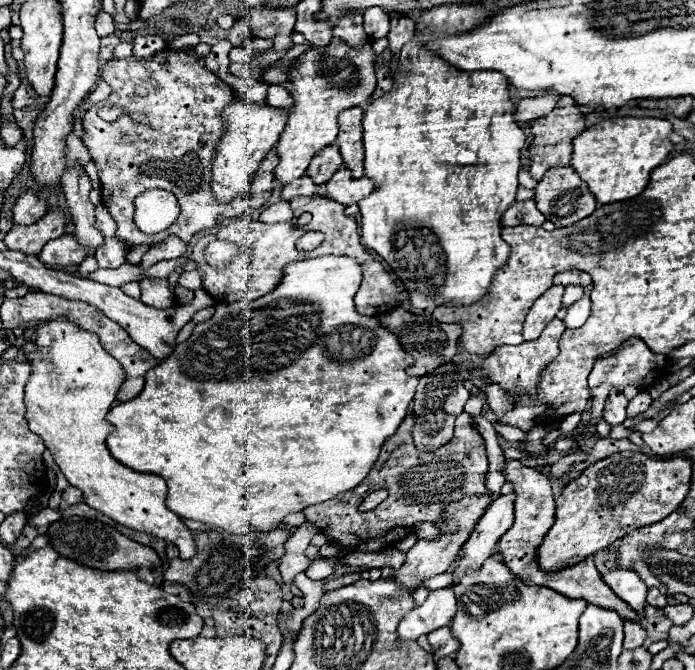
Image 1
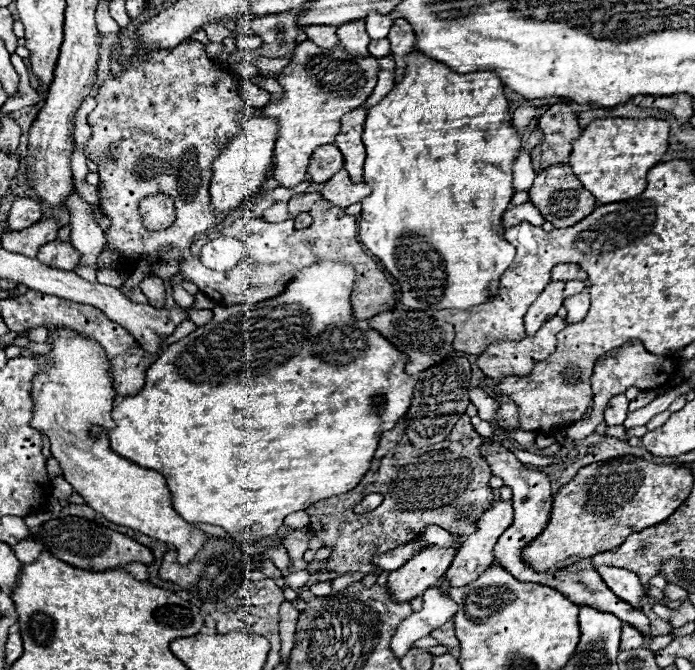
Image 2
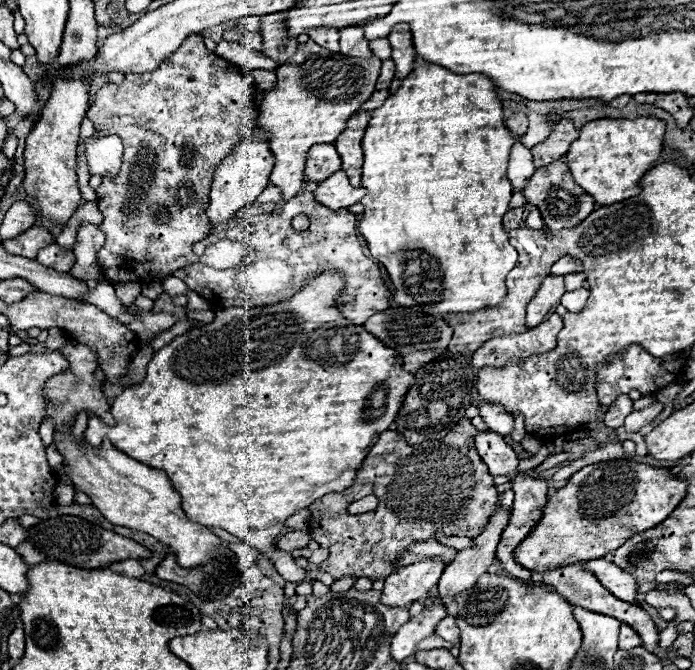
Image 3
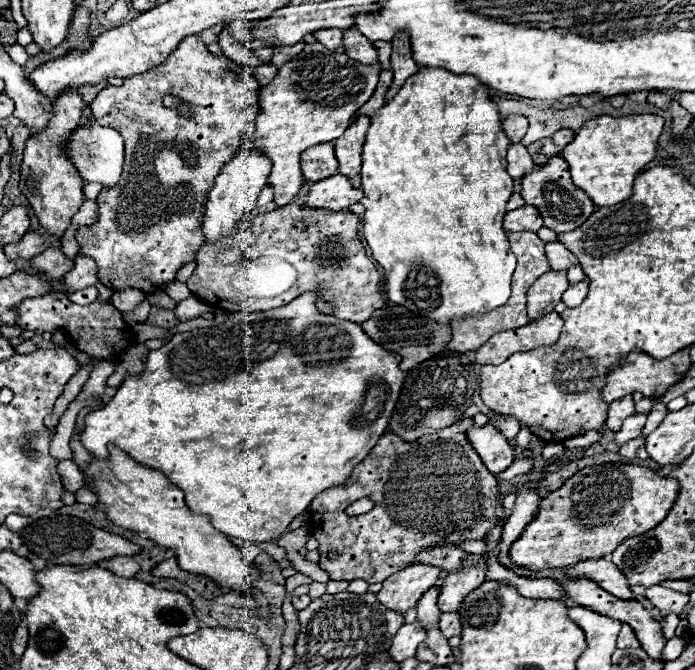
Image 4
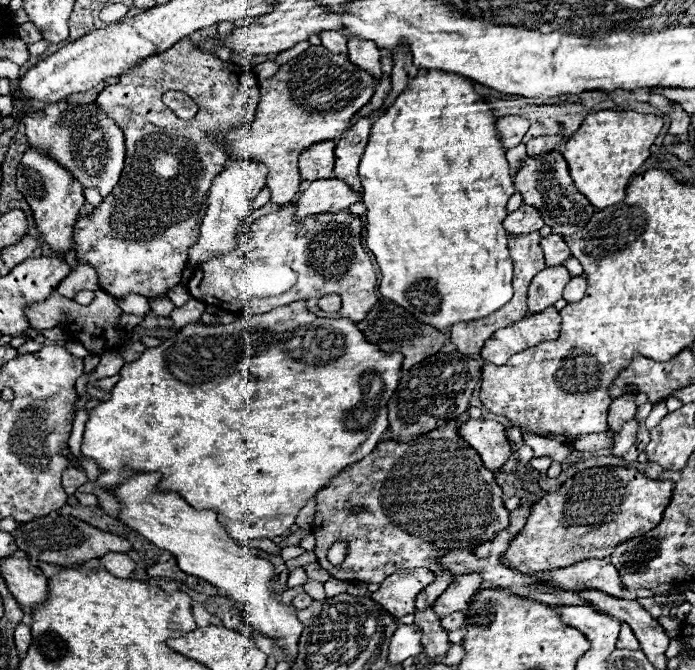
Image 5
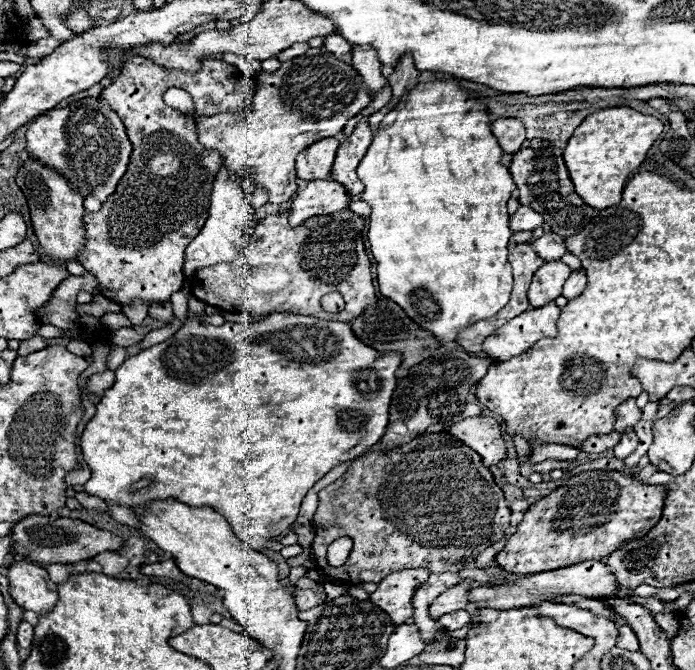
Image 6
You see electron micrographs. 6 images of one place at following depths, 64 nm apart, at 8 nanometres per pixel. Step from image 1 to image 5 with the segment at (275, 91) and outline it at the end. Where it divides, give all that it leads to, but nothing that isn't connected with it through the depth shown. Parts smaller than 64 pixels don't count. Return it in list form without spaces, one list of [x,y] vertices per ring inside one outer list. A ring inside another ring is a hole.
[[[266,60],[266,62],[262,62],[262,64],[256,66],[256,74],[258,74],[260,80],[262,80],[262,78],[270,78],[270,76],[274,76],[276,72],[278,72],[278,64],[276,64],[274,60]]]

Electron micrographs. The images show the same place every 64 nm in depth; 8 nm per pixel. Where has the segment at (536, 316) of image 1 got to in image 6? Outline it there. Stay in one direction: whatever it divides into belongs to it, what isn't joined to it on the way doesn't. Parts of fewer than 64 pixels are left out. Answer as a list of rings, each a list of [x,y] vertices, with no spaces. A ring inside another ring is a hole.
[[[556,260],[556,262],[544,262],[544,266],[540,266],[540,270],[534,274],[530,290],[528,290],[528,298],[530,298],[530,306],[532,308],[540,308],[546,302],[552,302],[560,296],[562,284],[564,280],[572,274],[572,270]]]

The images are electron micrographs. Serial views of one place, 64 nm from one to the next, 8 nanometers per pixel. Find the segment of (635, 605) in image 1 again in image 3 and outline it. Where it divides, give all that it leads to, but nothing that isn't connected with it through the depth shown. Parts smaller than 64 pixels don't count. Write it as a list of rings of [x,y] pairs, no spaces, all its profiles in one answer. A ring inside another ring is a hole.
[[[604,558],[598,560],[588,560],[584,562],[584,568],[592,574],[596,574],[596,578],[600,580],[600,584],[610,590],[616,598],[624,600],[624,602],[636,602],[636,580],[632,578],[632,574],[620,570],[614,562],[608,562]]]

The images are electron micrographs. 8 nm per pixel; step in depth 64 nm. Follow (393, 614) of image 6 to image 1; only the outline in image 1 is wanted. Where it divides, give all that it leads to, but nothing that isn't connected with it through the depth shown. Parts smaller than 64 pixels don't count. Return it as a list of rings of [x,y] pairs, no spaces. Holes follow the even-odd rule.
[[[484,494],[484,496],[464,496],[460,502],[452,502],[446,510],[444,510],[444,522],[438,522],[436,526],[444,532],[442,540],[436,542],[428,542],[428,540],[418,540],[406,554],[406,562],[402,564],[400,570],[396,570],[392,574],[394,582],[398,586],[416,590],[420,584],[426,584],[432,576],[448,572],[452,562],[456,560],[462,544],[468,540],[472,528],[476,526],[476,522],[480,520],[480,516],[484,514],[484,510],[490,506],[492,502],[492,494]]]

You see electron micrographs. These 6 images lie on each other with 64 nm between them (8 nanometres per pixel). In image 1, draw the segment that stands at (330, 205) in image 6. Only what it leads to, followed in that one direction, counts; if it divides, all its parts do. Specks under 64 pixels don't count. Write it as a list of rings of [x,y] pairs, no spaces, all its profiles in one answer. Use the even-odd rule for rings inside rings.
[[[342,168],[328,180],[326,198],[344,206],[352,206],[360,202],[360,198],[366,198],[368,194],[372,194],[372,190],[374,190],[374,184],[368,178],[354,180],[350,176],[350,170]]]

